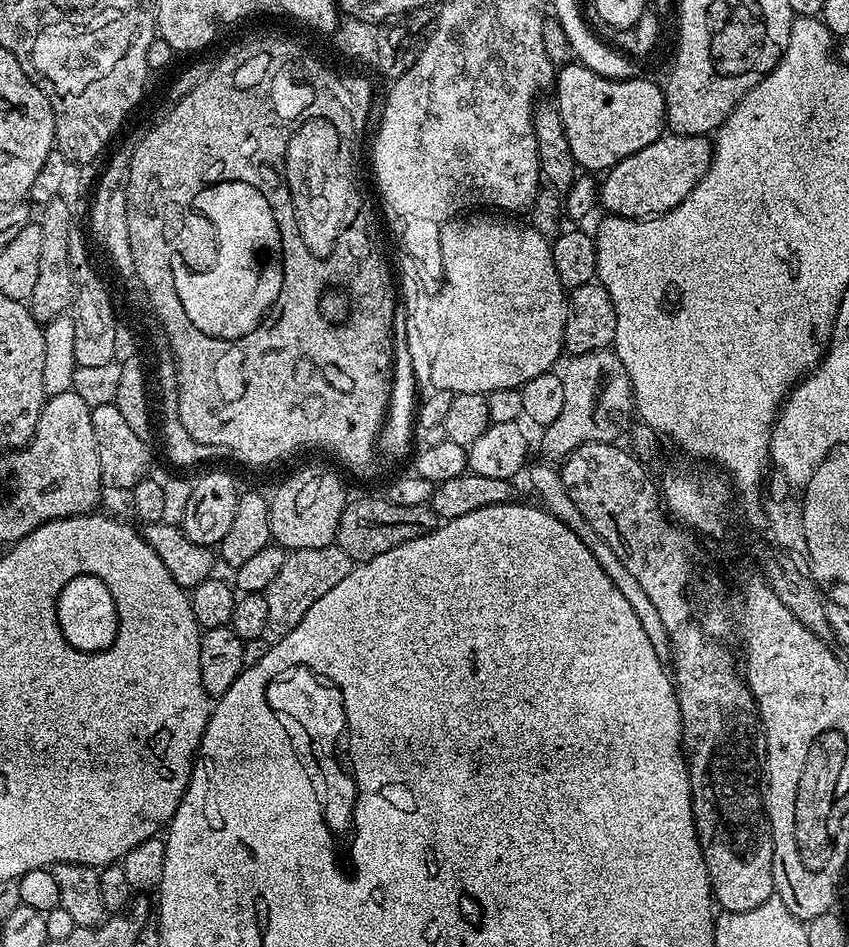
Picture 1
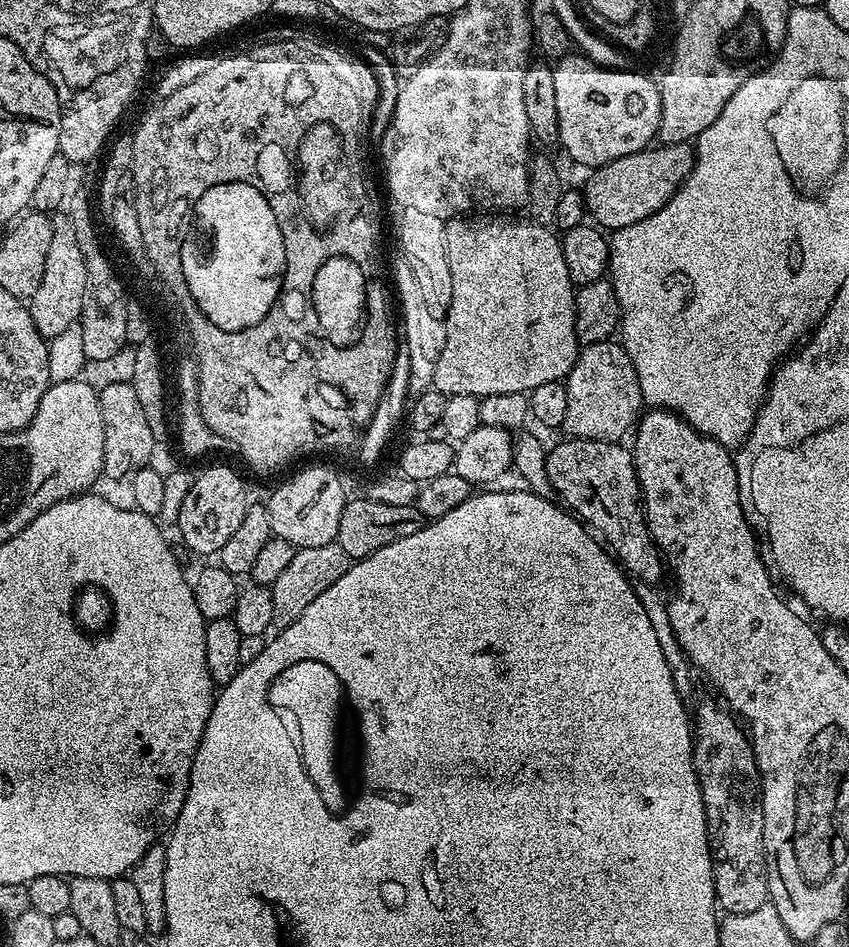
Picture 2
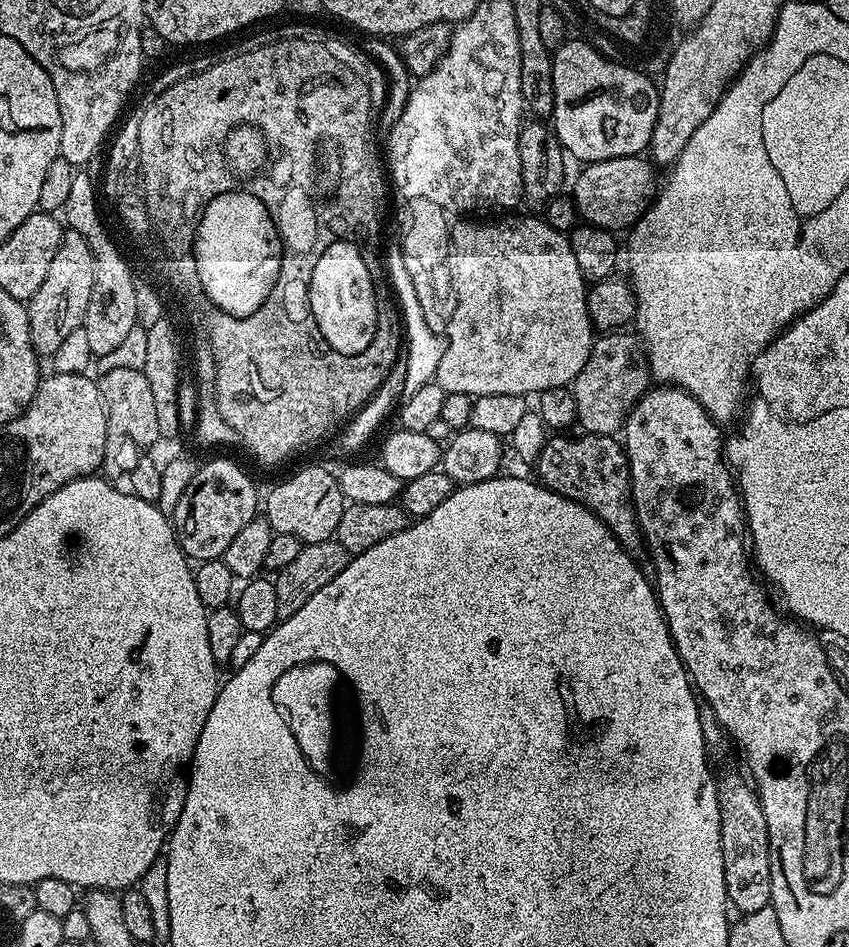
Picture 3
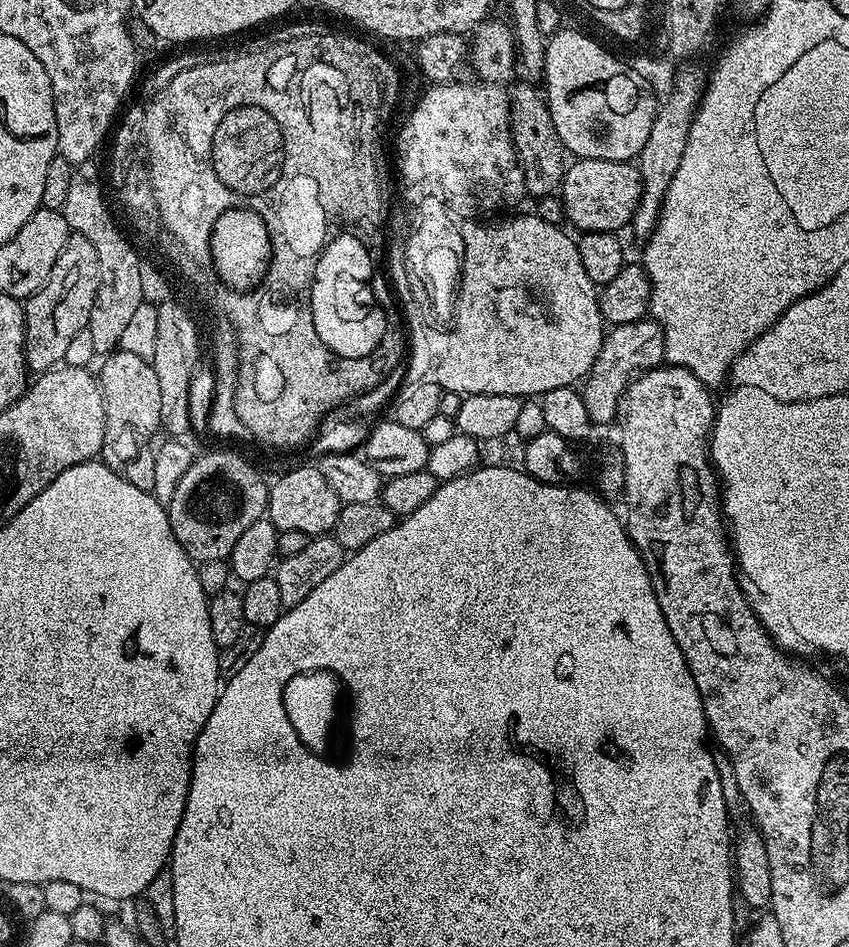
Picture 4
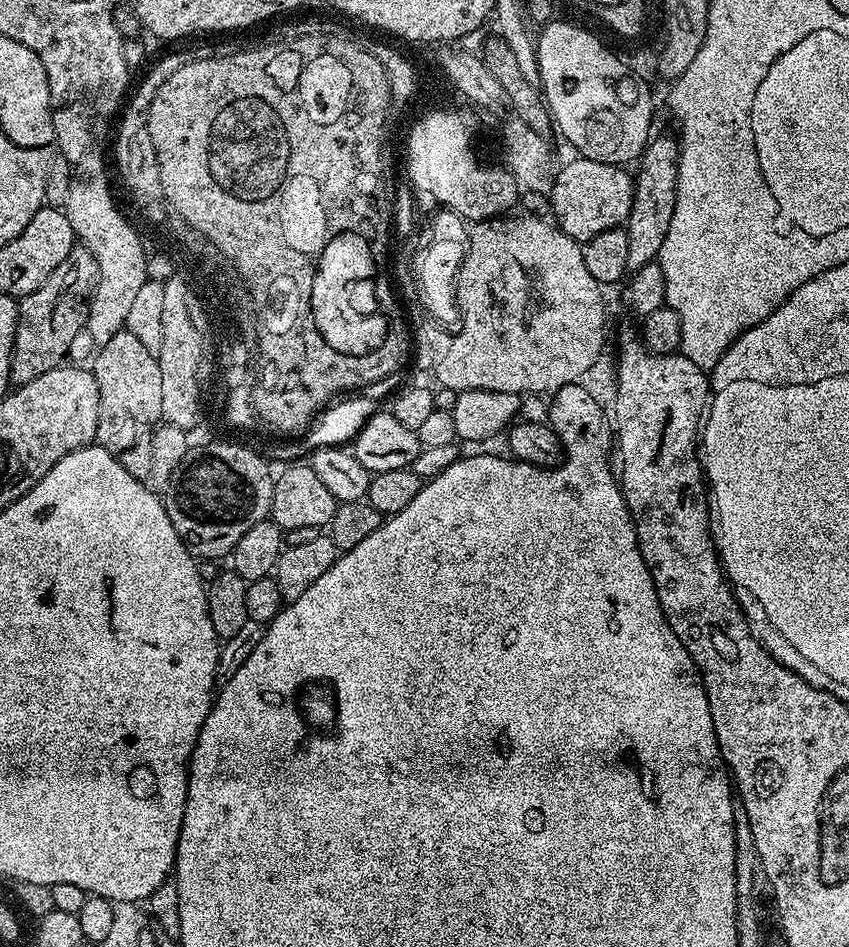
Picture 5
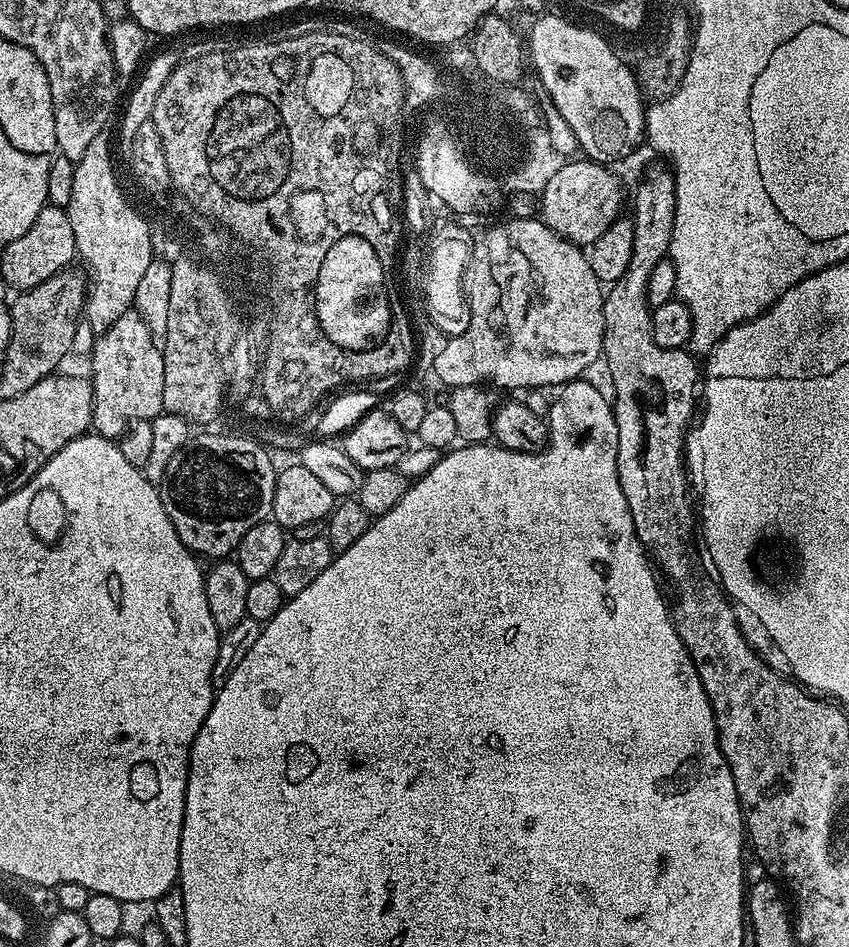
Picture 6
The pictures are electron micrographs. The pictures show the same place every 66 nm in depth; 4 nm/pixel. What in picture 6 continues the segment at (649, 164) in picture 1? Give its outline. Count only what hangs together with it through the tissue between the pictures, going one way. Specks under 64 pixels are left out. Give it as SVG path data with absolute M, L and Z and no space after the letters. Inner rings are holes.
M572 158L546 182L538 196L538 216L571 244L587 246L594 242L616 220L621 219L620 207L625 207L624 188L611 167L587 158Z

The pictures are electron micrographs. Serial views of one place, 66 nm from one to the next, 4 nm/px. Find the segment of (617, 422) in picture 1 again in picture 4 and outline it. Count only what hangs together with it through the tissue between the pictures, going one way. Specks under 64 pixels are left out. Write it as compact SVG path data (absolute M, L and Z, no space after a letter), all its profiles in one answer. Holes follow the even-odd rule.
M645 318L638 322L626 322L609 327L602 342L602 350L598 350L594 366L590 366L587 376L582 381L586 412L590 414L593 425L611 425L616 419L622 394L637 373L646 372L649 368L664 363L664 331L657 320Z

